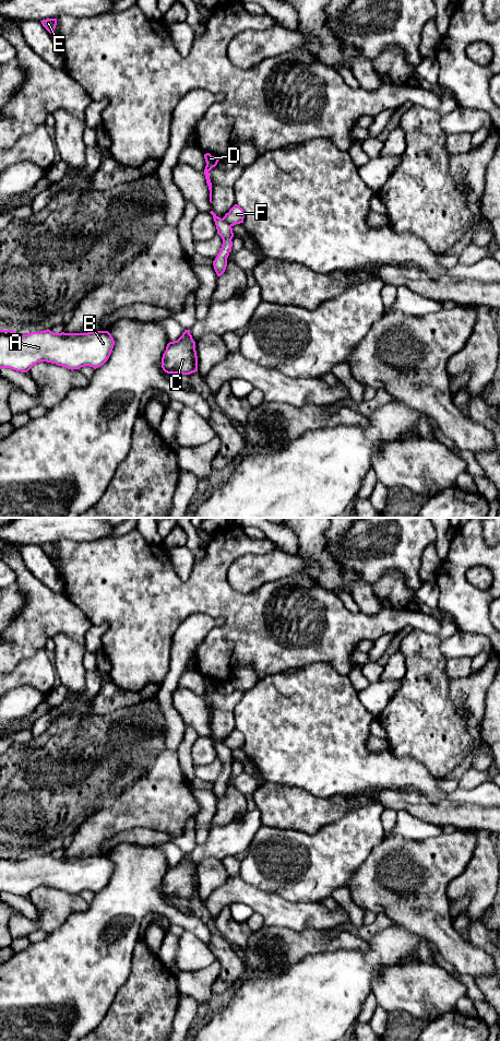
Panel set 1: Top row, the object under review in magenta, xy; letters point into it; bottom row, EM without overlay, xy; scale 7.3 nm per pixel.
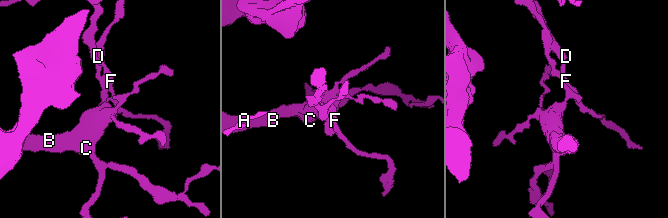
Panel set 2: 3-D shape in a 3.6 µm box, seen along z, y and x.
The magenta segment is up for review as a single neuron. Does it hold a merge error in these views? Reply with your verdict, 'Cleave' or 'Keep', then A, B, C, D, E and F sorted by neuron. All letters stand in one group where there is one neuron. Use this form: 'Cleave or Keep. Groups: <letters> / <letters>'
Cleave. Groups: A B C D / E F

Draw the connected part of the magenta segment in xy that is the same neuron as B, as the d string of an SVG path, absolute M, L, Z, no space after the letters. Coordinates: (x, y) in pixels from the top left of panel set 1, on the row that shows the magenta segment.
M0 330L0 369L10 368L27 372L40 362L68 369L103 366L115 345L108 331L87 333L53 333L50 330L17 334Z

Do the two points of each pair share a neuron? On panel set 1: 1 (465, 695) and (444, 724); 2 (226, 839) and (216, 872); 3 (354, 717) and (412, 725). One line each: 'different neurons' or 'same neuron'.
1: same neuron
2: different neurons
3: different neurons

